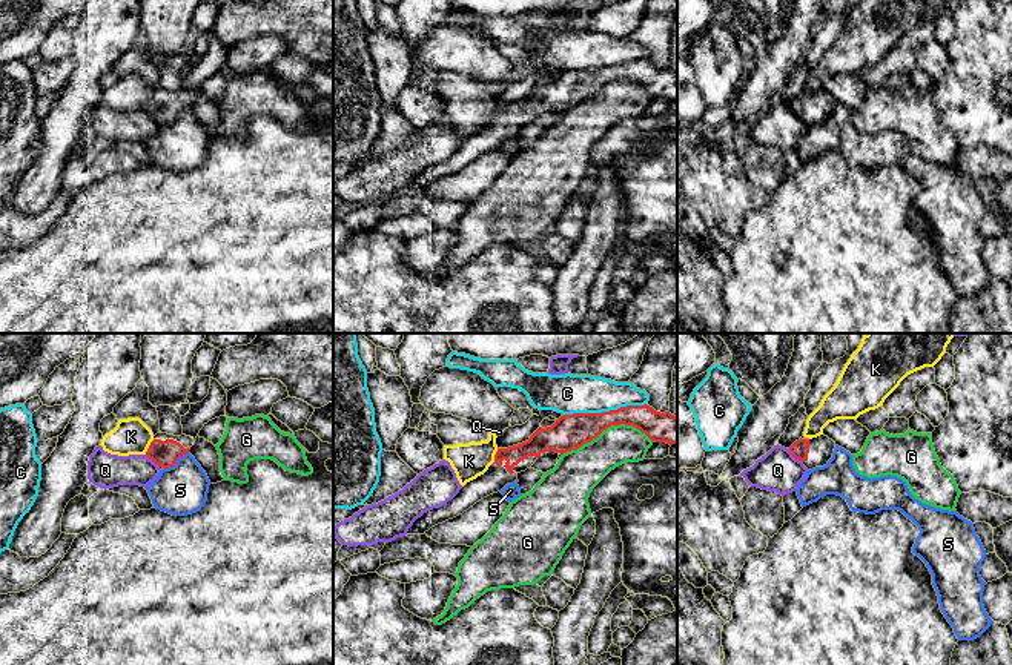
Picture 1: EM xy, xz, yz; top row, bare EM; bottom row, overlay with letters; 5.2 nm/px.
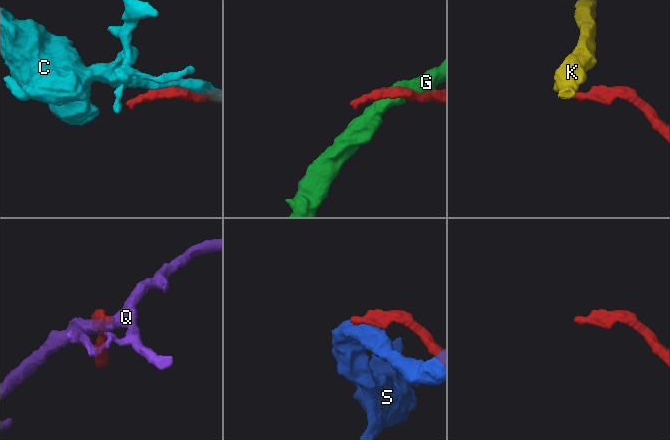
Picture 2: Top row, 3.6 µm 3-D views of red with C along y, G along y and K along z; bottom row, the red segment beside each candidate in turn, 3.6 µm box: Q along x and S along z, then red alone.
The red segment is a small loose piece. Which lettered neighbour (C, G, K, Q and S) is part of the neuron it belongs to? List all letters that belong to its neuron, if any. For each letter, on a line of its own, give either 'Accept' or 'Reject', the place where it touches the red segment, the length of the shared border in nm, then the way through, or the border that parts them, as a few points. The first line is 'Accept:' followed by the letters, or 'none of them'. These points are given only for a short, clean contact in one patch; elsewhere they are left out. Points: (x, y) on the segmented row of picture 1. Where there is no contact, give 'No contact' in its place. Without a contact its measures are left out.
Accept: none of them
C: Reject. Touches red at xz (604, 412). Shared border 440 nm
G: Reject. Touches red at xz (608, 426). Shared border 500 nm
K: Reject. Touches red at xy (149, 447). Shared border 90 nm. Boundary: xy (154, 440), (145, 453)
Q: Reject. Touches red at yz (794, 456). Shared border 110 nm. Boundary: yz (788, 449), (802, 463)
S: Reject. Touches red at xy (175, 463). Shared border 160 nm. Boundary: xy (188, 452), (172, 466), (163, 469)

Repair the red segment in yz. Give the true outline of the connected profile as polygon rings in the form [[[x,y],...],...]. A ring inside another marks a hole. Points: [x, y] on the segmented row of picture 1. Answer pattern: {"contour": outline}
{"contour": [[[825,435],[812,439],[799,439],[791,447],[792,456],[803,462],[808,470],[823,467],[832,458],[835,442]]]}

